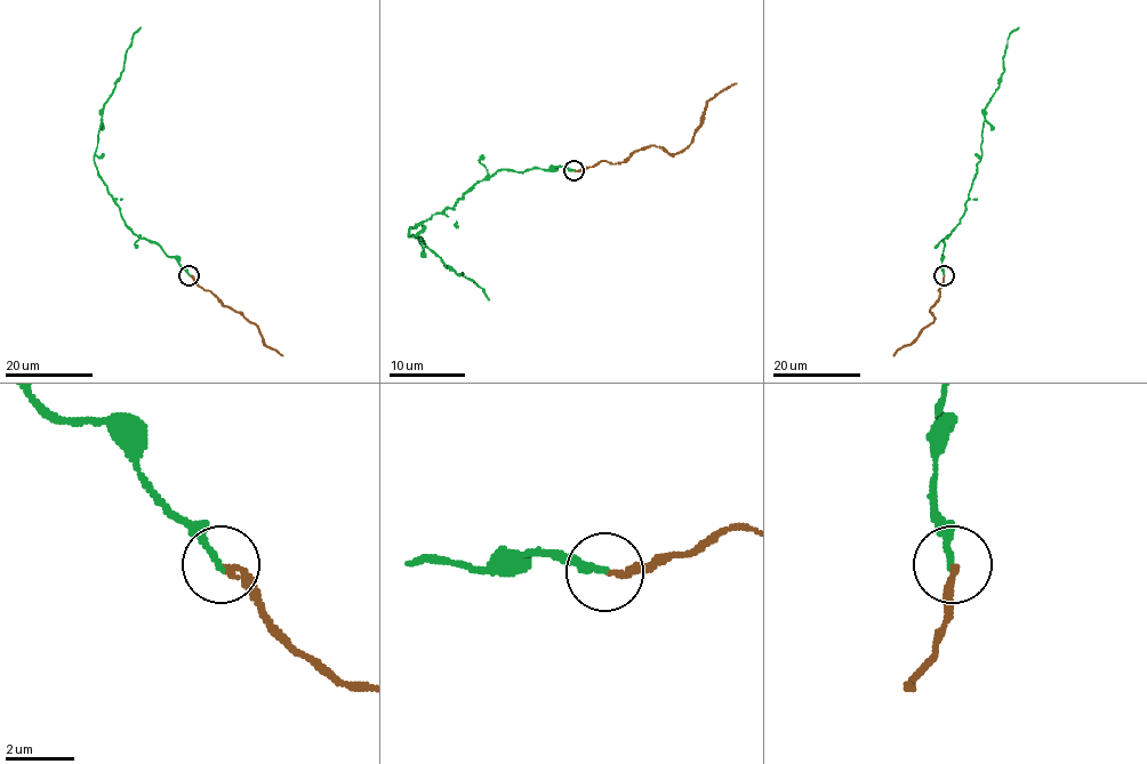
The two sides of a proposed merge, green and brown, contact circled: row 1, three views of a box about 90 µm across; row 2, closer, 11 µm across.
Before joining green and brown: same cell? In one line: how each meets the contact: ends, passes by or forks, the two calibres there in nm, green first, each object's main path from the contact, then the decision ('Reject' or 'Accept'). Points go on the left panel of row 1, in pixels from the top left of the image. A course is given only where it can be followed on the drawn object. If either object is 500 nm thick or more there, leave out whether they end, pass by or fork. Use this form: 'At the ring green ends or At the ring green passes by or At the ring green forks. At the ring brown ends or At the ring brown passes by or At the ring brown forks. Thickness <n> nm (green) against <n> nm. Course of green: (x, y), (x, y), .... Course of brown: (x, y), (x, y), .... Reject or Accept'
At the ring green ends. At the ring brown ends. Thickness 190 nm (green) against 170 nm. Course of green: (190, 274), (176, 259), (123, 222), (94, 162), (102, 109), (141, 27). Course of brown: (190, 274), (223, 305), (251, 322), (265, 345), (282, 355). Accept

